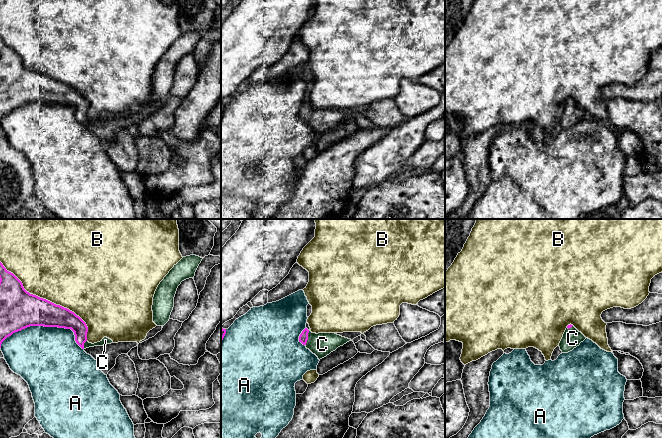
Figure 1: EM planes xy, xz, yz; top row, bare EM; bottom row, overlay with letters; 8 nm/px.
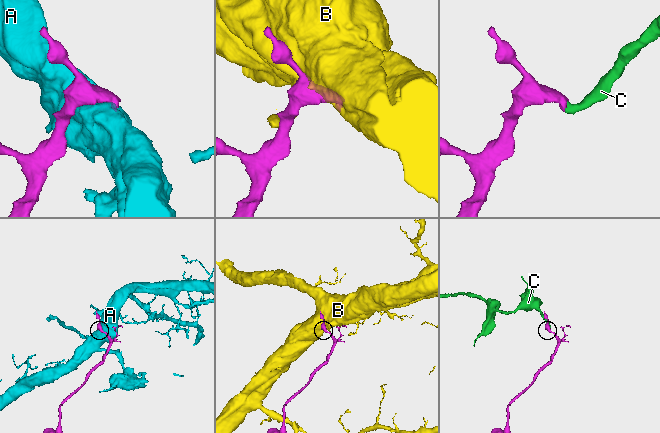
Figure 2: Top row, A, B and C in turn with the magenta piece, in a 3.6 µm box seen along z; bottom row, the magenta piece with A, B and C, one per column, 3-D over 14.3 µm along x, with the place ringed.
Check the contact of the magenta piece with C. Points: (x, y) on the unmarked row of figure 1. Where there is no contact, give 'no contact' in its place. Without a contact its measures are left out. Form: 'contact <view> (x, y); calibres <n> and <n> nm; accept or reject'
contact xz (307, 114); calibres 70 and 190 nm; accept

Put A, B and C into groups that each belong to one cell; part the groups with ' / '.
A / B / C

